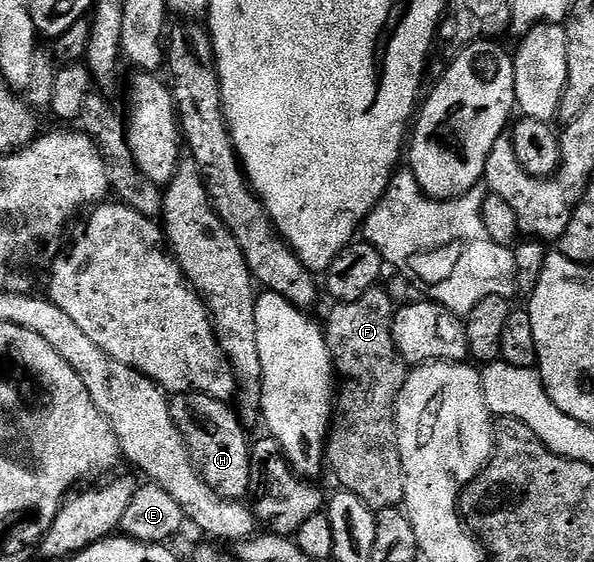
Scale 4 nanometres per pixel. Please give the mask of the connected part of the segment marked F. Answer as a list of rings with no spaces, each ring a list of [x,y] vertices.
[[[375,287],[363,295],[363,299],[355,299],[355,303],[343,303],[342,305],[334,304],[333,310],[329,313],[329,318],[323,321],[323,332],[325,342],[329,348],[329,353],[333,357],[333,368],[336,376],[339,378],[339,388],[335,393],[335,412],[329,431],[327,442],[327,469],[333,472],[333,477],[338,481],[340,488],[346,493],[357,495],[367,503],[367,507],[374,511],[382,509],[395,509],[404,502],[405,499],[405,476],[403,475],[403,459],[399,455],[399,439],[397,438],[397,400],[401,394],[405,381],[409,378],[411,369],[403,359],[403,355],[397,349],[397,344],[393,338],[393,314],[395,312],[394,303],[388,297],[386,290],[381,287]]]

